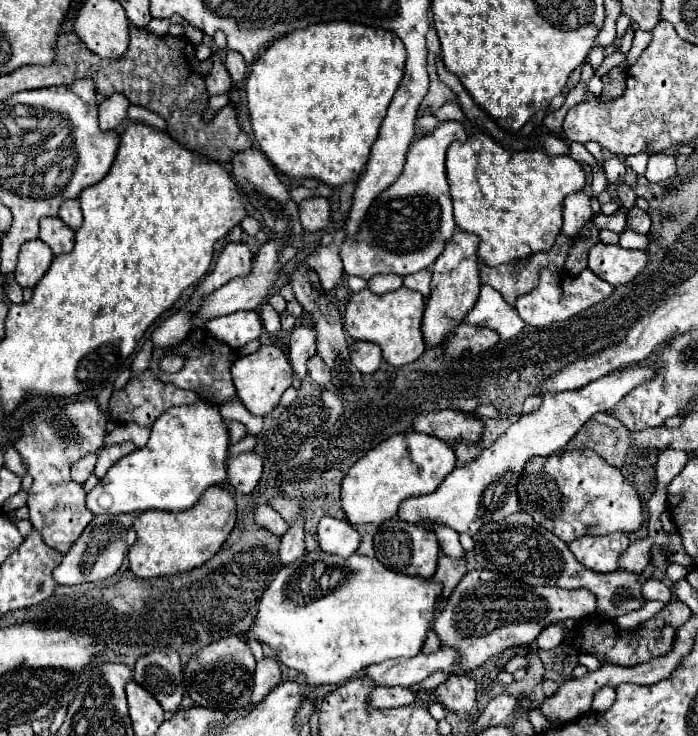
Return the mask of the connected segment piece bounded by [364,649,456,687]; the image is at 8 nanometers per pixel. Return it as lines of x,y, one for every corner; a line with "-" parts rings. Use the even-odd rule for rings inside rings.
438,649
432,655
418,653
412,659
392,659
378,665
368,665
364,669
364,675
382,687
410,687
424,681
438,669
450,673
452,661
456,661
456,653

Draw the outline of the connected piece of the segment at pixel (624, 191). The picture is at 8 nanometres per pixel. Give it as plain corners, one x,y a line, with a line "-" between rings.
618,183
618,185
616,185
616,195
622,199
622,205
624,205
626,209
630,209
632,203
636,201
636,193
634,193
634,189
628,187
628,185
624,185
624,183

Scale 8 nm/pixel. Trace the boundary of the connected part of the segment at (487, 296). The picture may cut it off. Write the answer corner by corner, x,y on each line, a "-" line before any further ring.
488,285
482,287
480,299
476,301
474,309
470,309
466,313
462,323
474,325
478,329
488,327
488,329
498,331
500,335
499,342
514,339
524,327
524,321
520,319
516,309
508,307
508,303
502,301
502,295
498,291
494,291
492,287
488,287

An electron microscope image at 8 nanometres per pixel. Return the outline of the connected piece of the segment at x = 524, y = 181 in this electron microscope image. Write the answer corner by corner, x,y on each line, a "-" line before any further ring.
476,133
466,143
454,141
446,153
446,173
450,181
456,223
460,229
476,233
480,237
478,257
492,267
552,249
562,229
564,199
570,193
578,193
586,187
586,173
582,165
574,161
570,155
550,157
540,147
522,149
522,151
506,149
486,133

